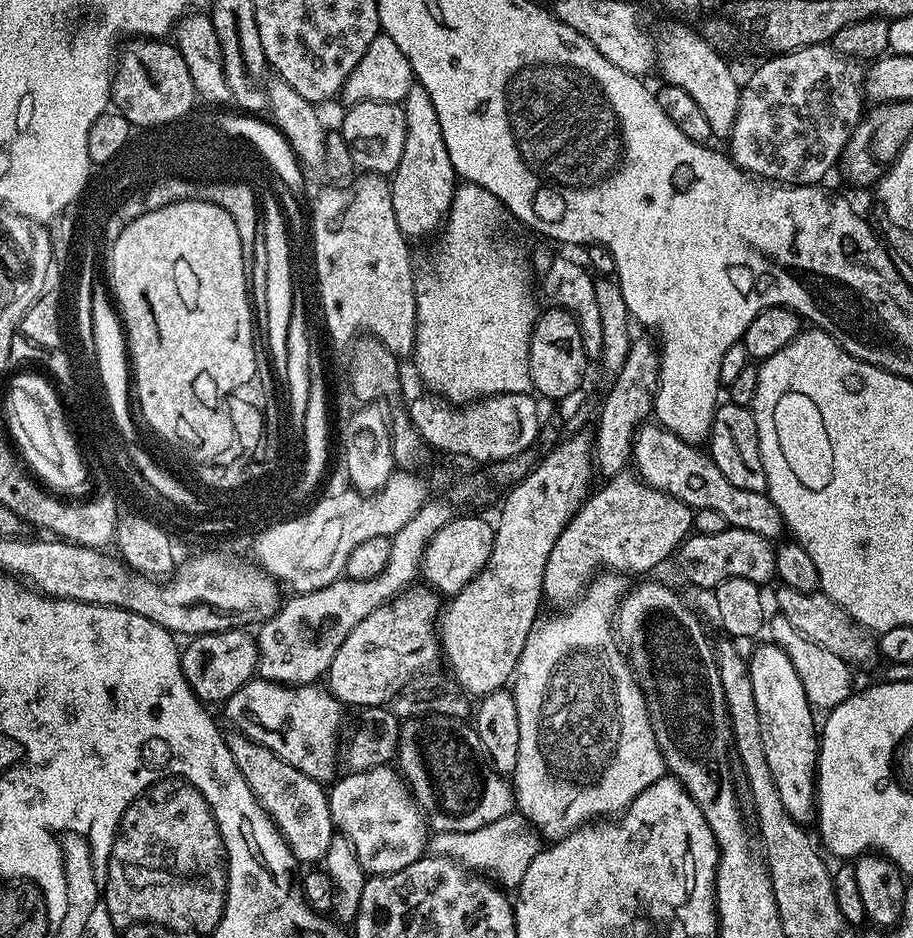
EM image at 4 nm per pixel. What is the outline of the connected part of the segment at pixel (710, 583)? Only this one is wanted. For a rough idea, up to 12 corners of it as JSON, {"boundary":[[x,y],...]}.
{"boundary":[[729,527],[689,535],[674,553],[688,584],[726,578],[764,586],[776,574],[773,541]]}

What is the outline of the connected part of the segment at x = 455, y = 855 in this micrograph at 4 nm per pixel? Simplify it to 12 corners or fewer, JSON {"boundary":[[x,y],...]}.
{"boundary":[[525,816],[433,835],[430,848],[504,890],[541,847]]}

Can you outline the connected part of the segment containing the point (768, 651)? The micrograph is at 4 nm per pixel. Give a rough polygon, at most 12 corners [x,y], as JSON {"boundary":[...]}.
{"boundary":[[747,657],[766,762],[796,820],[816,807],[818,720],[794,662]]}

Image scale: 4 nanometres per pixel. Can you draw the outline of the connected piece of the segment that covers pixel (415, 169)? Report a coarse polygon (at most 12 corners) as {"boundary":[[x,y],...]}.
{"boundary":[[413,83],[391,173],[404,236],[441,231],[458,177],[434,102]]}

